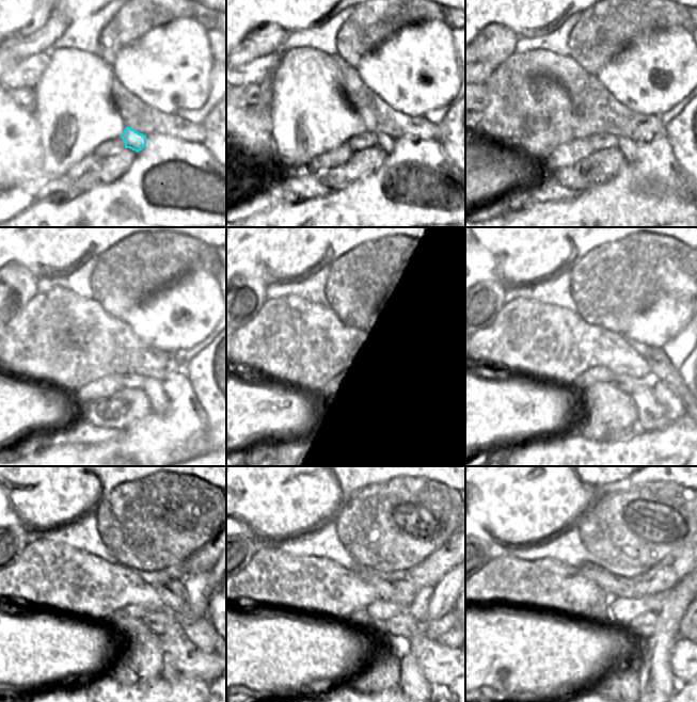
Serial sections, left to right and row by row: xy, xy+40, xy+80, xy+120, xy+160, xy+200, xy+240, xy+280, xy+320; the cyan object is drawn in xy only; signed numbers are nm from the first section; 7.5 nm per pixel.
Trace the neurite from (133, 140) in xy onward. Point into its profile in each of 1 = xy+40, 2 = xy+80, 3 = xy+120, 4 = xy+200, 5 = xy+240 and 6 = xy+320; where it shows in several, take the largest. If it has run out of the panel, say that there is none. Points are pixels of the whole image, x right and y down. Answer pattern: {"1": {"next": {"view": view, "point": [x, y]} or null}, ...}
{"1": {"next": {"view": "xy+40", "point": [385, 143]}}, "2": {"next": {"view": "xy+80", "point": [626, 145]}}, "3": {"next": {"view": "xy+120", "point": [153, 388]}}, "4": {"next": {"view": "xy+200", "point": [651, 414]}}, "5": {"next": {"view": "xy+240", "point": [177, 651]}}, "6": {"next": {"view": "xy+320", "point": [682, 665]}}}

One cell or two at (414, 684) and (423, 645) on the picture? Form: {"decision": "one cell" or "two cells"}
{"decision": "two cells"}

